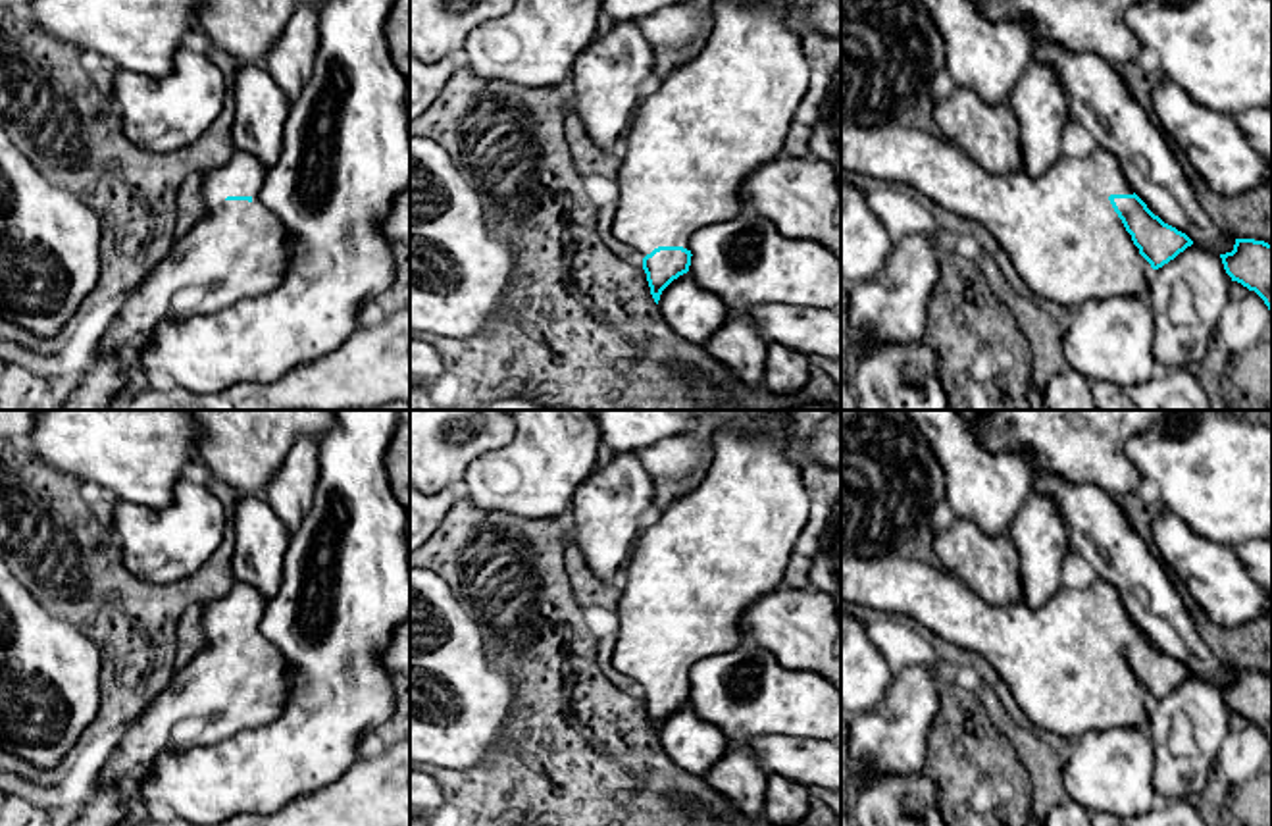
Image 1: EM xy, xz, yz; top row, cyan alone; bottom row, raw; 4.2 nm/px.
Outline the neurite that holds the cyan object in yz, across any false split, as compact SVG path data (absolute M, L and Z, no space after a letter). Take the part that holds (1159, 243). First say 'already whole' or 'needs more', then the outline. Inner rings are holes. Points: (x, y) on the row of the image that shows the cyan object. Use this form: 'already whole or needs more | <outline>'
needs more | M841 121L841 169L906 185L951 214L978 221L1005 248L1033 297L1070 310L1089 300L1149 298L1153 271L1193 245L1147 208L1116 160L1099 146L1085 158L1060 154L1039 175L1024 169L991 173L945 137L904 123L860 127Z

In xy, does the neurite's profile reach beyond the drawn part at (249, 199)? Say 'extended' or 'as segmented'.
extended

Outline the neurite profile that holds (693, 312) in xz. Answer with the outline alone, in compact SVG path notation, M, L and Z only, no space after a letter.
M691 271L662 291L658 308L674 333L697 345L704 345L731 316L731 310L714 293L702 289Z

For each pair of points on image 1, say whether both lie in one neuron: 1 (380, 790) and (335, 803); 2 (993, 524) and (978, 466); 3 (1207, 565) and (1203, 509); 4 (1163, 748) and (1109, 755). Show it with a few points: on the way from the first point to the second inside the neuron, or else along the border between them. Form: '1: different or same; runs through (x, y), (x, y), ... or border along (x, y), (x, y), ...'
1: same; runs through (368, 801), (347, 803)
2: same; runs through (992, 511), (990, 493), (978, 480)
3: different; border along (1170, 511), (1201, 536), (1234, 549)
4: different; border along (1147, 730), (1153, 755), (1153, 788), (1157, 792)

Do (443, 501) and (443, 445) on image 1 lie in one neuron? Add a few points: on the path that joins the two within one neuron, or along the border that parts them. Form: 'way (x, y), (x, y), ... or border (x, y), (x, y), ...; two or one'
way (443, 488), (443, 459); one

